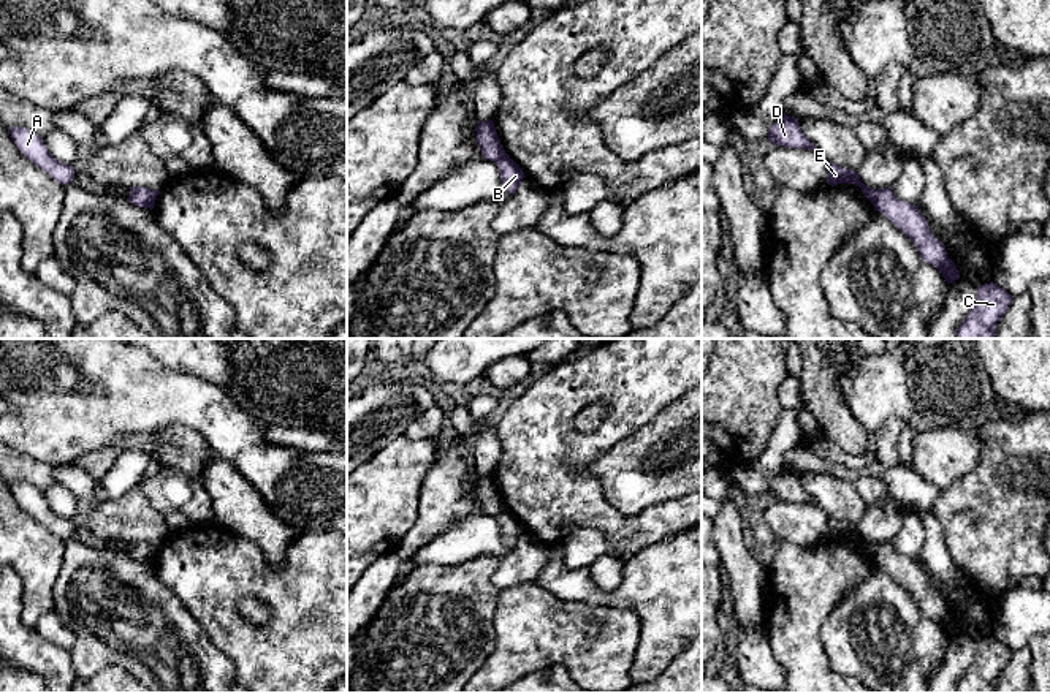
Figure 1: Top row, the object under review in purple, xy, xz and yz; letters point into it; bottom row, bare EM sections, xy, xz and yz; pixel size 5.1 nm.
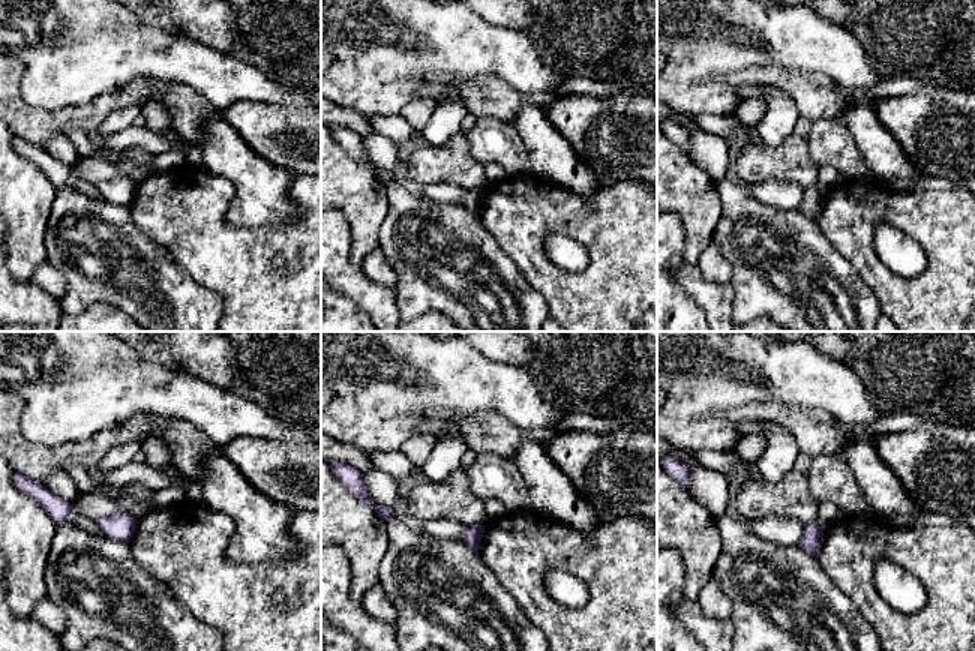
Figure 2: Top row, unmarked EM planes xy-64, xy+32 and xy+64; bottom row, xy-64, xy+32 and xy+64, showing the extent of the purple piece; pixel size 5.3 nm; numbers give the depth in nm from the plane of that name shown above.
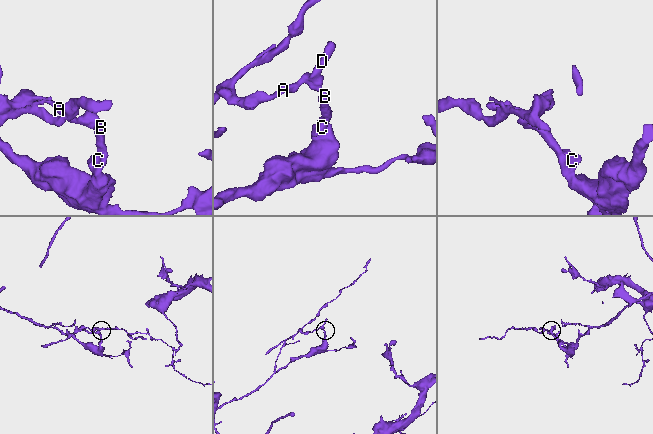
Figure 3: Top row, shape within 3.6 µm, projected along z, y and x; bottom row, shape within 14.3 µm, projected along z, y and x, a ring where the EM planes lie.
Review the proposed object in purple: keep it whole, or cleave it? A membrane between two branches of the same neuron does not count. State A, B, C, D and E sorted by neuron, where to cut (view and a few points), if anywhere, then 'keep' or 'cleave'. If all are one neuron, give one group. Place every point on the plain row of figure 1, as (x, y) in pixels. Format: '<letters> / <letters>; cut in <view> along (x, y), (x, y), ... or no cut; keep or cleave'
A D E / B C; cut in yz along (874, 546), (871, 556); cleave

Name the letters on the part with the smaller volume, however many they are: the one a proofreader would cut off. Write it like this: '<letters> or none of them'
A, D, E

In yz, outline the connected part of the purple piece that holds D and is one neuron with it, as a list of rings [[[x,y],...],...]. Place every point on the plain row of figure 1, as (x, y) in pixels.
[[[784,468],[768,484],[768,492],[773,500],[784,500],[790,503],[806,503],[820,506],[803,487],[800,476],[795,471]]]

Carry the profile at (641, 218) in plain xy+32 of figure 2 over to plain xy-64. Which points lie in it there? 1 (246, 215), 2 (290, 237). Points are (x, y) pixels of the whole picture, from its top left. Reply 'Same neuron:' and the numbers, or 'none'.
Same neuron: 2

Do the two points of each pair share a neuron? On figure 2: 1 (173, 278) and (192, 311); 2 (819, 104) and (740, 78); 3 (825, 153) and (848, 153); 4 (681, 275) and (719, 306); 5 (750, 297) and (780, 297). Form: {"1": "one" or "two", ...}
{"1": "one", "2": "one", "3": "one", "4": "one", "5": "one"}

